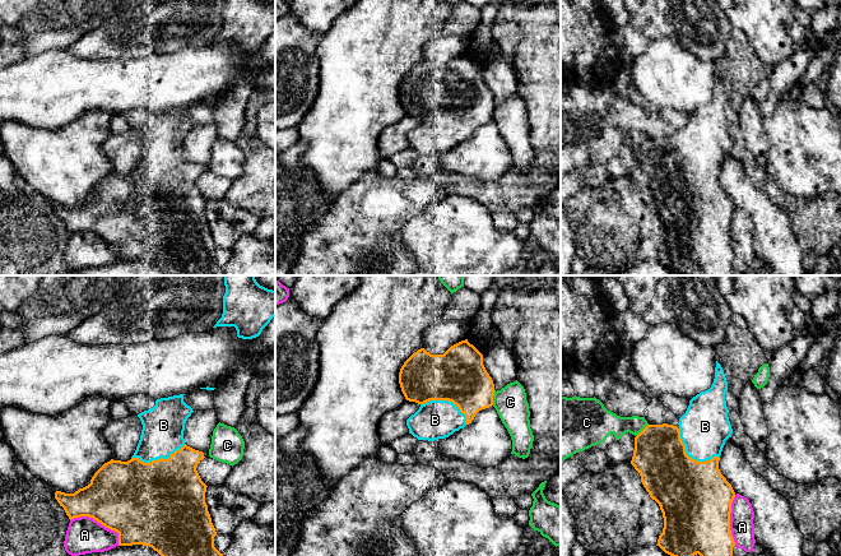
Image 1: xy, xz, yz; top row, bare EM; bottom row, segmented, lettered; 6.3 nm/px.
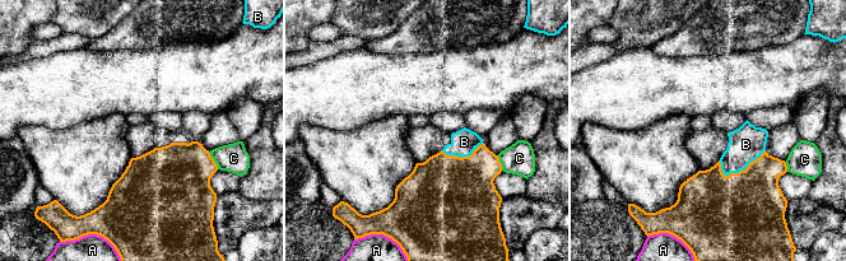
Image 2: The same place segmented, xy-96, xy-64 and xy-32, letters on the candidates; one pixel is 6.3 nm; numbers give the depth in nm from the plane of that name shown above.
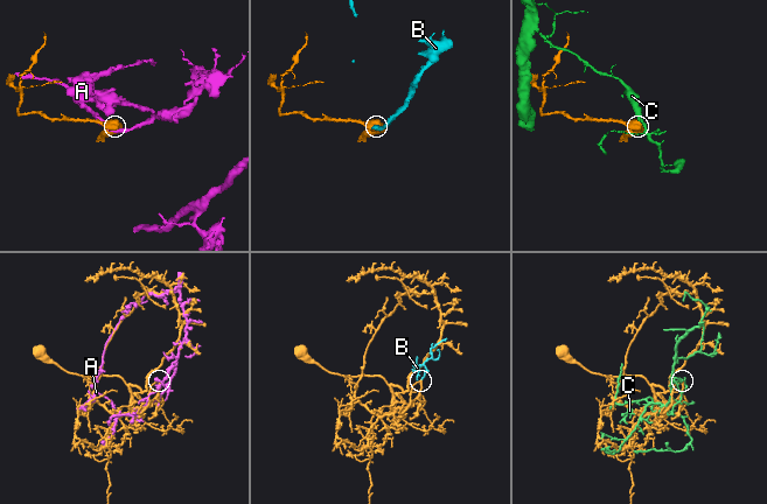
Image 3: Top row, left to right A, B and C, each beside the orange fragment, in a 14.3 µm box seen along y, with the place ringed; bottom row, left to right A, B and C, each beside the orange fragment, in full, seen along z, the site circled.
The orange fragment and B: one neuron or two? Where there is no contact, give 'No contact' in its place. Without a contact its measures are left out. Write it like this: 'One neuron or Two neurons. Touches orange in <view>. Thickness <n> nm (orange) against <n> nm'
One neuron. Touches orange in yz. Thickness 460 nm (orange) against 320 nm

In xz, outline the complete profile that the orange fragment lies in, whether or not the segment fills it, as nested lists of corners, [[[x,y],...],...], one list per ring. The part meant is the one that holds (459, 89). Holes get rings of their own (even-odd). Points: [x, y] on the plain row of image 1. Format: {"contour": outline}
{"contour": [[[468,54],[451,60],[443,69],[418,64],[401,80],[399,98],[405,113],[420,120],[406,134],[409,148],[428,156],[449,152],[471,138],[479,125],[493,120],[496,106],[483,79],[483,69]]]}

